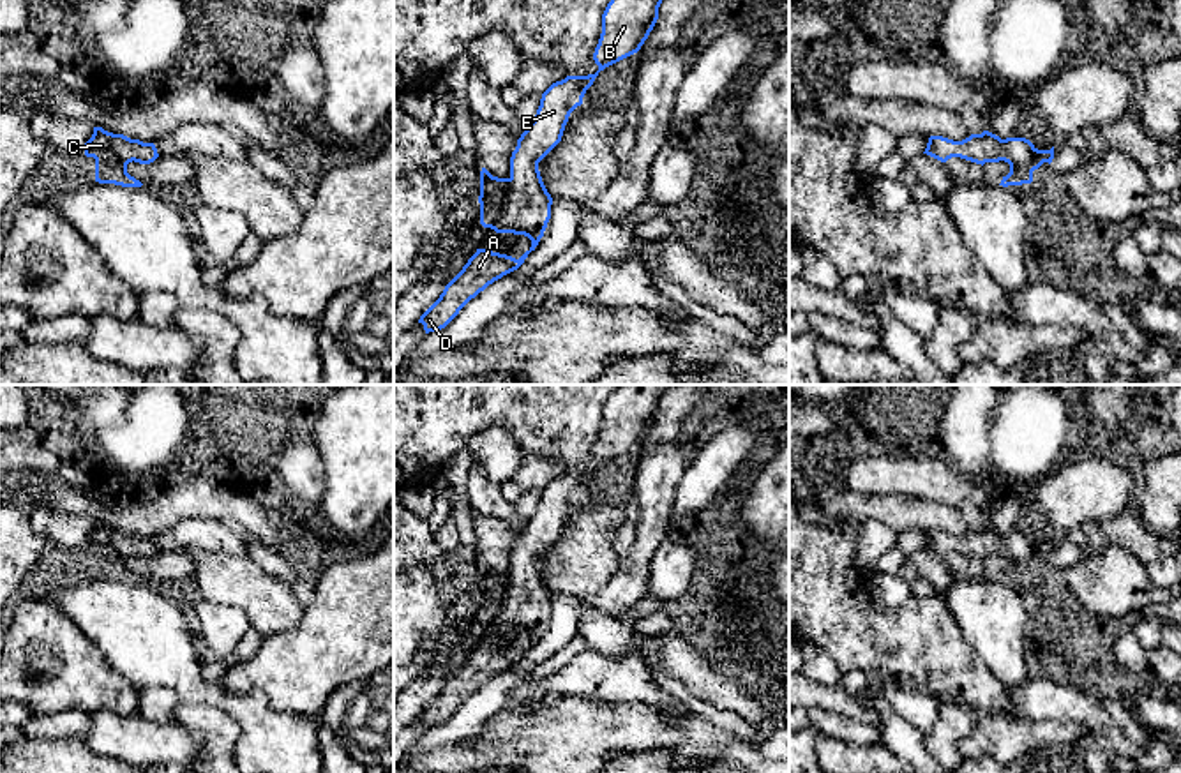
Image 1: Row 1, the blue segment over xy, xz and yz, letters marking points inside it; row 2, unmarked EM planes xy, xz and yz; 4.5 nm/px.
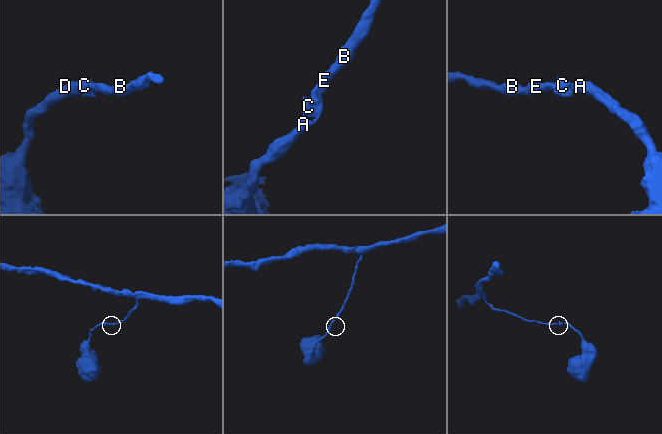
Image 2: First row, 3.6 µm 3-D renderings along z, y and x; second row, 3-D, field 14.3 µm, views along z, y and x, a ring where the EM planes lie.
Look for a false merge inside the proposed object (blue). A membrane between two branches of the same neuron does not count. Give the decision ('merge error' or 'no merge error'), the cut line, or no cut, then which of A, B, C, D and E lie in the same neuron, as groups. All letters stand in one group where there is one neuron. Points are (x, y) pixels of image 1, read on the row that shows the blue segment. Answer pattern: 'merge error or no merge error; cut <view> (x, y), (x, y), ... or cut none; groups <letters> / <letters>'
no merge error; cut none; groups A B C D E

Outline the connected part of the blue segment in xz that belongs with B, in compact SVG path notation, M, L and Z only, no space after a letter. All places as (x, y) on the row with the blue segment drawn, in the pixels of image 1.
M611 0L602 14L602 34L593 53L595 74L567 76L540 99L533 122L517 139L510 176L480 171L480 224L496 233L524 235L531 247L519 258L477 249L440 298L420 316L425 334L445 328L459 311L489 284L517 270L535 251L551 219L553 198L538 162L561 141L570 113L583 104L586 90L606 67L637 53L658 19L662 0Z

